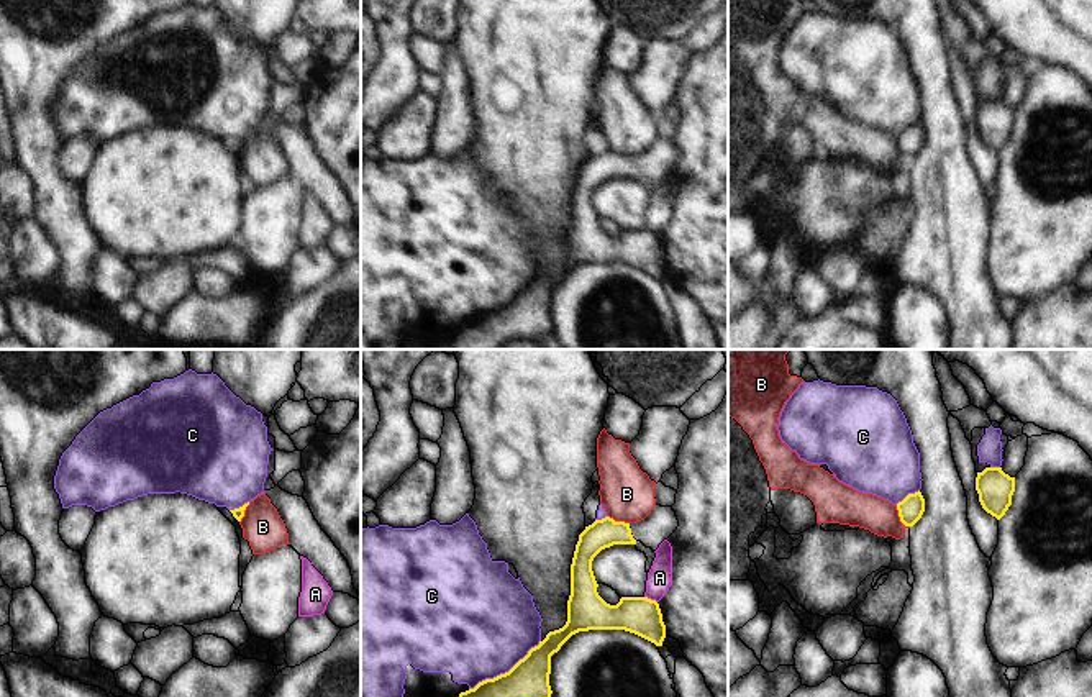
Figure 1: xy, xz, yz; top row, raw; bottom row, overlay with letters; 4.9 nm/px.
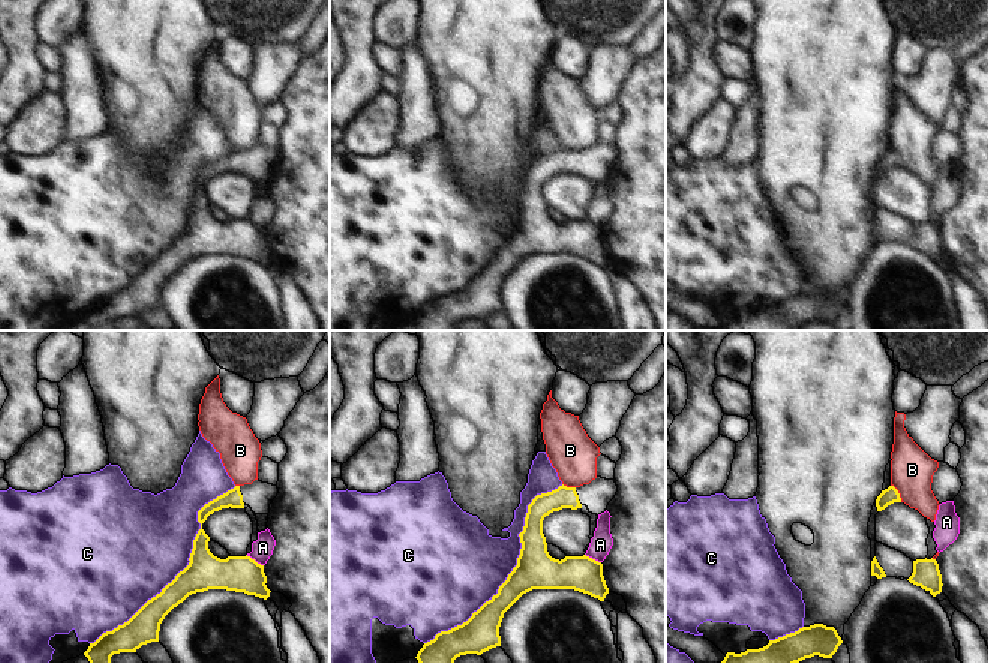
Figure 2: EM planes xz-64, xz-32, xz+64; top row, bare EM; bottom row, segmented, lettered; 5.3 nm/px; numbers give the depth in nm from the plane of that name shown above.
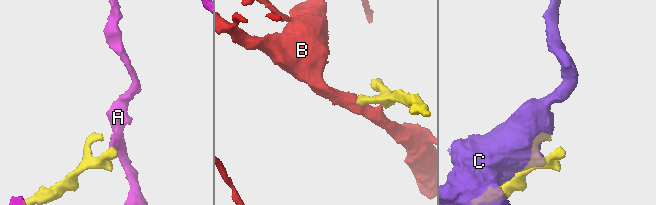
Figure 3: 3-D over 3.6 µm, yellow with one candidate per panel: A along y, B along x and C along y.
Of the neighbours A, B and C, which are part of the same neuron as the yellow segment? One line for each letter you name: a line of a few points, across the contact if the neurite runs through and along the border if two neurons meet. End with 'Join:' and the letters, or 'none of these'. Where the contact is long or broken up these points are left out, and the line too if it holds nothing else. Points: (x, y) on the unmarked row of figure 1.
Join: none of these

